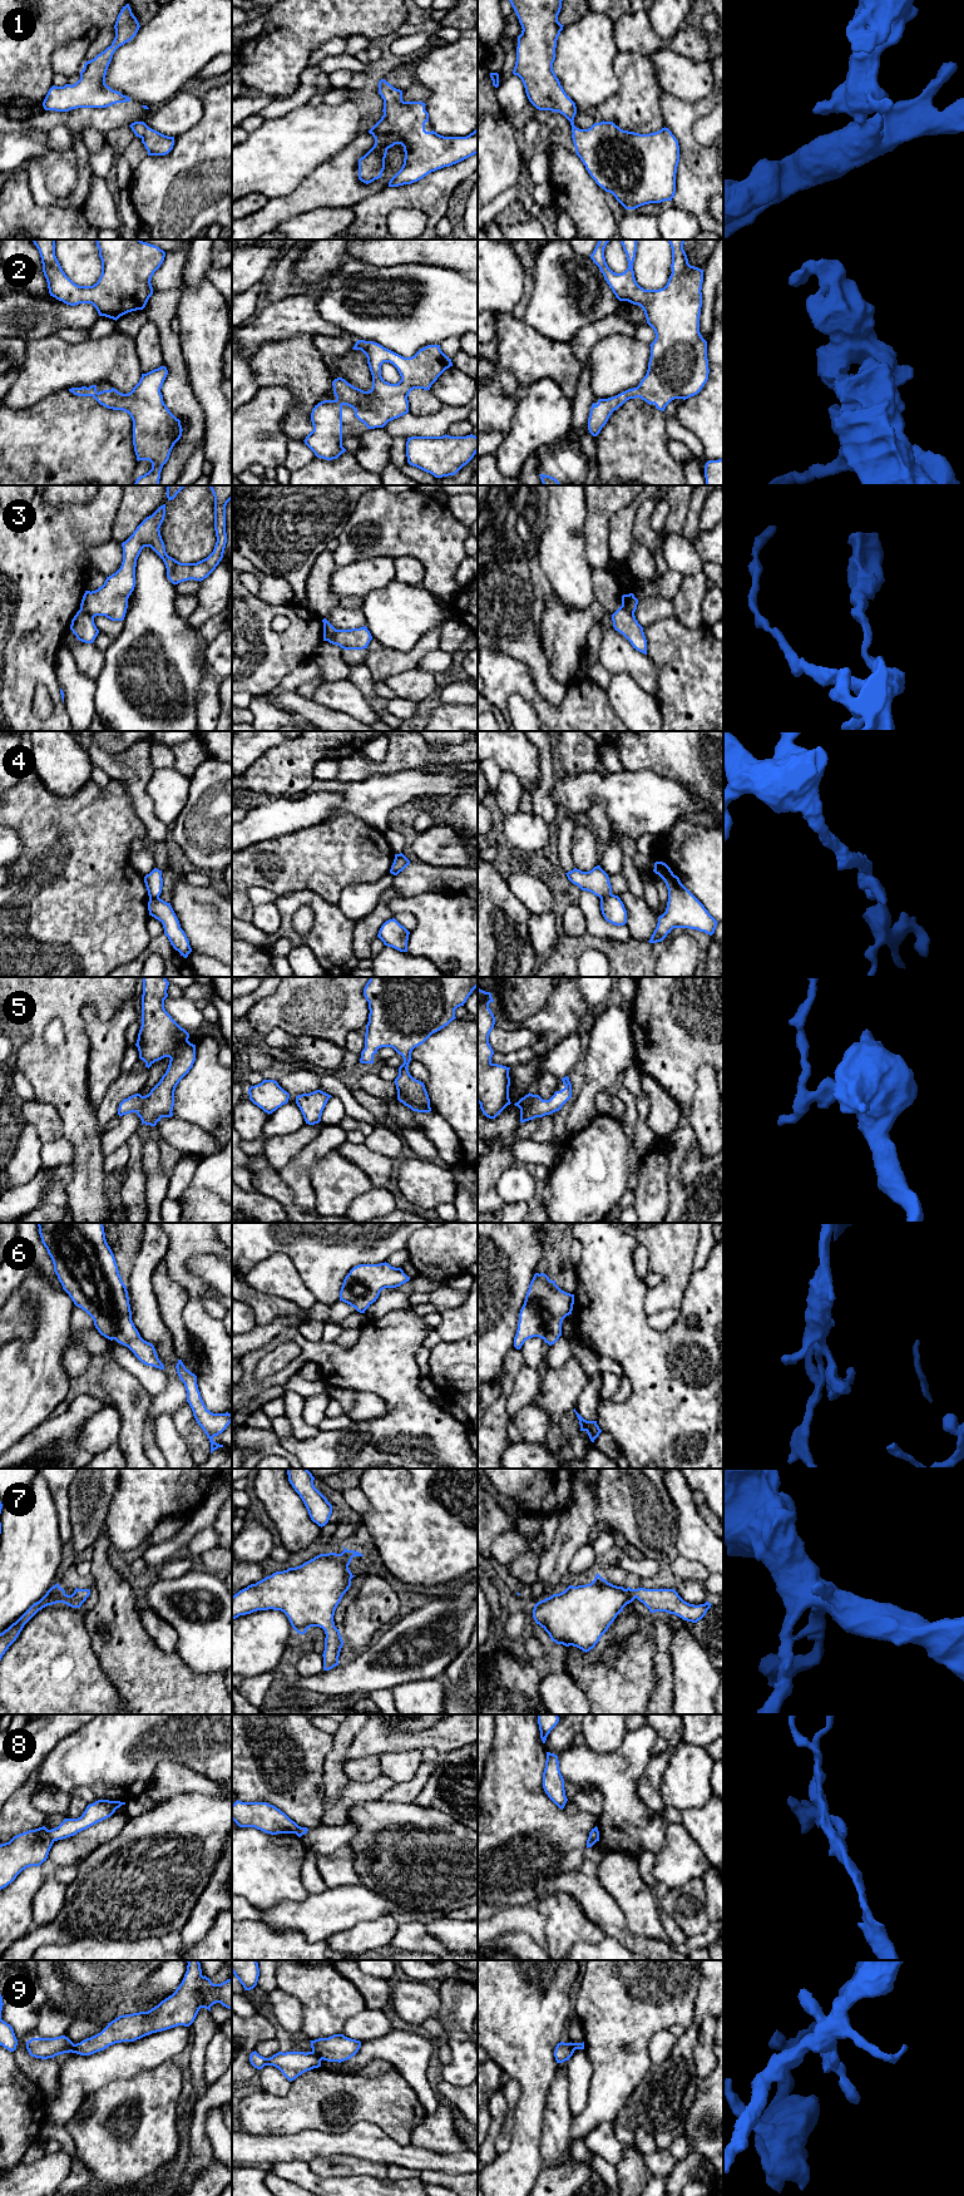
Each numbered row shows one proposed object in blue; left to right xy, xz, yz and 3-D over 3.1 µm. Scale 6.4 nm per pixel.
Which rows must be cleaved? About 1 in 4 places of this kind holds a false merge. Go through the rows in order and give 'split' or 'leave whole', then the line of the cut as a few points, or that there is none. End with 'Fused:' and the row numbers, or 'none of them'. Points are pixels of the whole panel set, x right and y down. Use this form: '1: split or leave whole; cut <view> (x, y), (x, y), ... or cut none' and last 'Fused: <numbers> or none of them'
1: leave whole; cut none
2: leave whole; cut none
3: split; cut xy (80, 608), (94, 616)
4: split; cut yz (611, 893), (601, 899)
5: leave whole; cut none
6: leave whole; cut none
7: leave whole; cut none
8: split; cut xy (48, 1830), (48, 1834), (54, 1840)
9: split; cut xz (312, 2051), (322, 2058)
Fused: 3, 4, 8, 9

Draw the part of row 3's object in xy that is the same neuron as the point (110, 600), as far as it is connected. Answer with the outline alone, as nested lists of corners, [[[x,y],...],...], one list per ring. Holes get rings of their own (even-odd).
[[[209,485],[214,497],[214,531],[217,542],[213,552],[197,563],[181,563],[169,557],[160,536],[160,525],[165,517],[165,504],[147,517],[122,543],[123,562],[120,568],[107,577],[104,584],[95,591],[85,591],[80,610],[92,616],[105,616],[112,621],[123,621],[128,608],[128,598],[135,587],[137,559],[144,547],[150,547],[164,562],[167,577],[173,584],[194,579],[203,581],[223,558],[226,533],[226,505],[232,499],[232,485]]]

